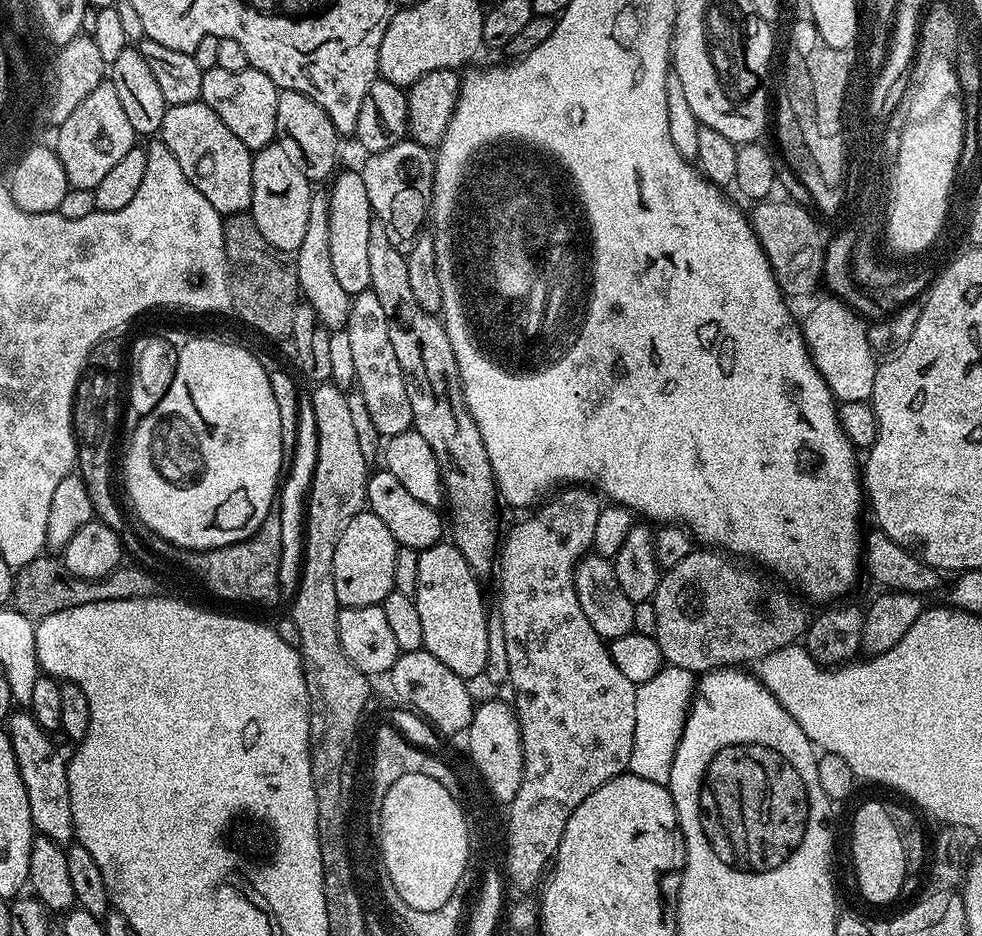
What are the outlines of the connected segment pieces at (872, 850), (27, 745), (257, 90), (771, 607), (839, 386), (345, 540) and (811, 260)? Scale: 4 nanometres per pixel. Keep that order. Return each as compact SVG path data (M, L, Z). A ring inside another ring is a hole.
M868 800L852 816L852 864L856 867L856 888L861 898L872 904L888 904L898 899L904 879L910 876L902 839L887 808L887 803Z
M27 710L13 711L6 721L10 746L14 746L14 758L18 762L18 774L22 774L22 786L26 786L26 798L30 798L32 827L39 835L50 838L55 844L67 846L76 838L74 813L70 811L70 786L65 757L56 753L53 737Z
M214 67L204 72L202 78L202 90L200 100L230 130L240 139L245 146L253 150L264 148L277 139L276 123L278 122L278 98L281 89L266 74L262 74L257 68L248 67L246 70L222 70Z
M704 546L686 554L678 566L667 569L661 575L656 593L651 598L654 614L658 614L655 638L671 667L703 674L716 668L748 666L748 663L751 665L766 658L766 654L774 654L774 650L797 643L807 632L810 615L804 609L805 601L799 595L791 596L783 583L759 576L764 574L755 567L743 568L740 564L743 563L737 562L731 555Z
M832 294L826 296L818 299L811 315L802 321L804 341L812 353L812 360L837 401L871 401L878 356L870 346L868 324L856 313L859 311L853 305L837 299Z
M371 510L359 512L342 530L338 546L334 546L334 594L338 594L341 608L383 605L384 599L394 591L394 558L397 542L386 522Z
M761 201L753 207L755 210L750 214L753 232L767 256L780 291L787 297L814 294L823 279L829 231L822 224L820 226L806 209L792 202L774 201ZM792 263L804 263L805 268L790 268Z

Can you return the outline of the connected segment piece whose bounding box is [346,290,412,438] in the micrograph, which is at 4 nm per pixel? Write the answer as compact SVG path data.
M371 290L352 297L346 330L350 334L350 347L354 354L355 387L366 398L377 434L387 438L409 431L412 428L412 411L410 397L406 395L406 382L402 378L402 366L398 366L394 345L390 342L390 322Z

